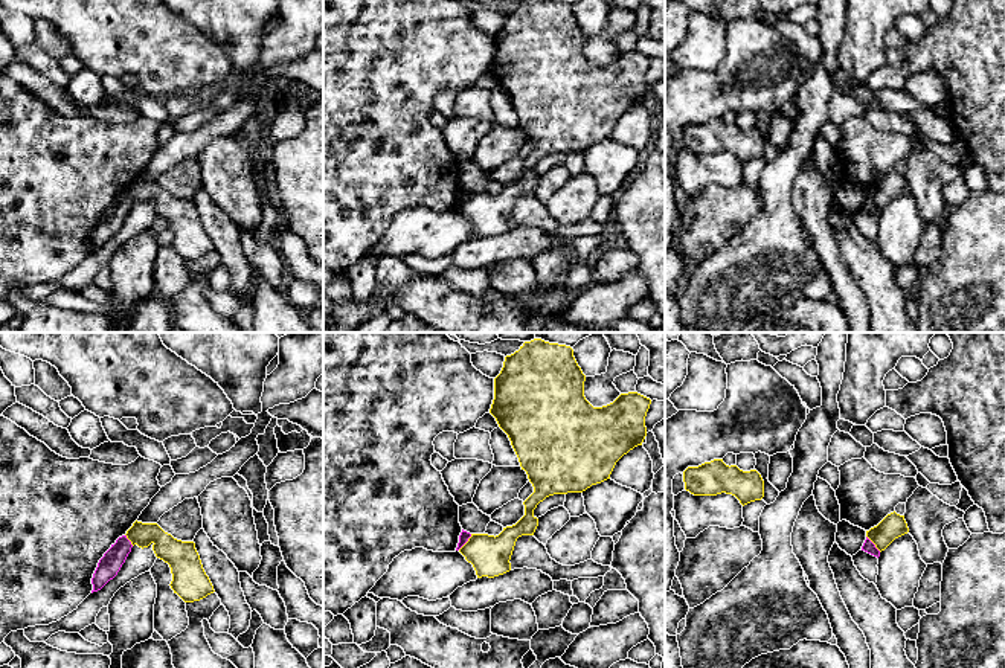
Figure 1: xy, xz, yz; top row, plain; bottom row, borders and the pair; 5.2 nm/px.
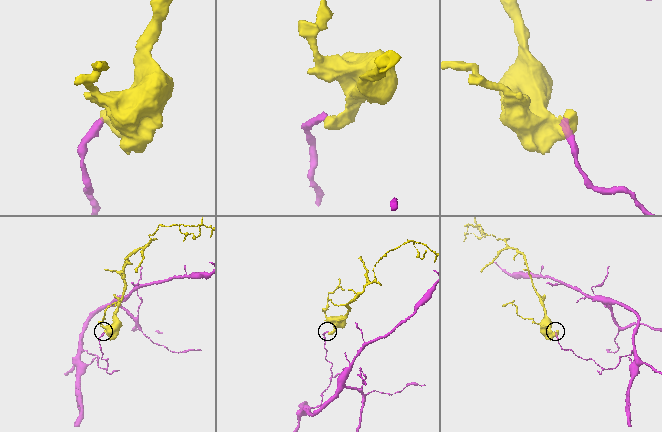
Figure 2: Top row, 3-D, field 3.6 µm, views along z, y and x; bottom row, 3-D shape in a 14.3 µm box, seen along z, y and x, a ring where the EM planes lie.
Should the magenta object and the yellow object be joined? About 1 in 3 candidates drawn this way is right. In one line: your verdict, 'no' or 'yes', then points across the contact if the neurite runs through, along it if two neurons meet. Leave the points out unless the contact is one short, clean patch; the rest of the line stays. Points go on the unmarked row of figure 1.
no; border along xz (471, 192), (458, 208)

